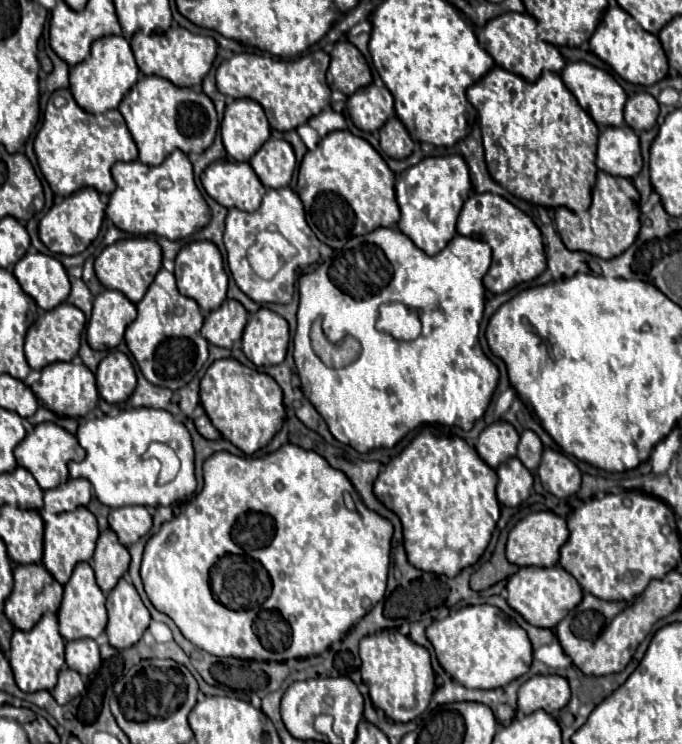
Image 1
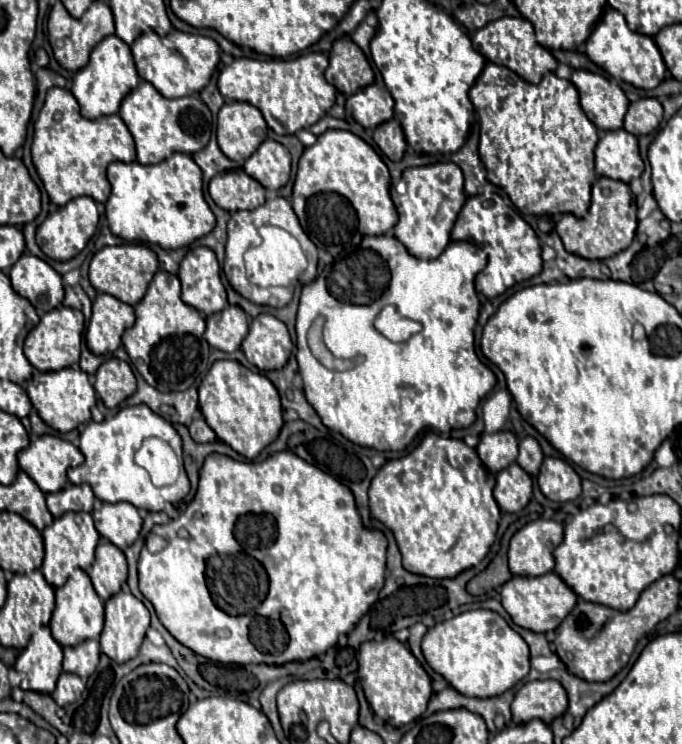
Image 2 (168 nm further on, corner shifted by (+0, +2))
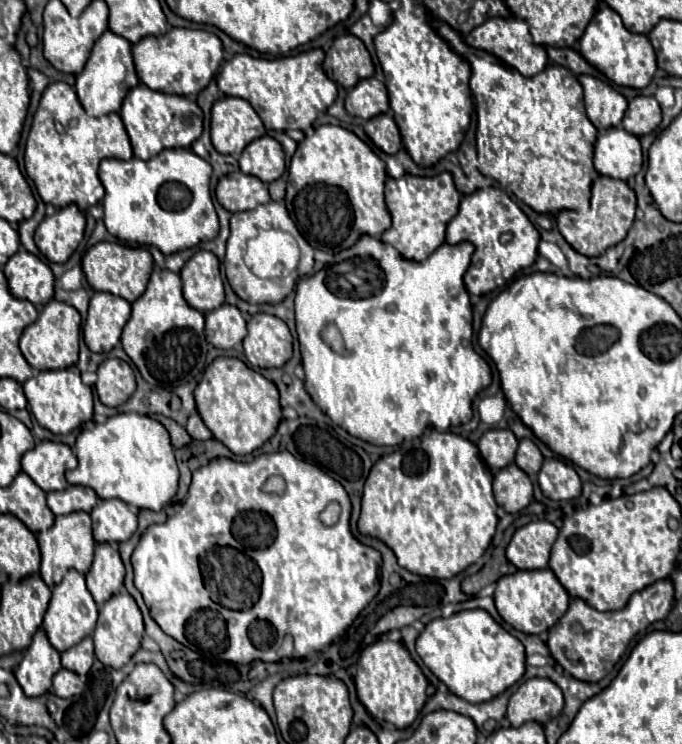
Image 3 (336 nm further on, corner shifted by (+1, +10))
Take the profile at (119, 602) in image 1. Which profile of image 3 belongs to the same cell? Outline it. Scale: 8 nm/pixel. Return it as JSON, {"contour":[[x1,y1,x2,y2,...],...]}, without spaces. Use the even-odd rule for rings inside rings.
{"contour":[[121,592,113,596,113,600,107,600,99,612,99,620,93,634,97,660,111,668,123,668,131,660,131,656,139,650,141,638,143,638,143,618,135,600,127,592]]}

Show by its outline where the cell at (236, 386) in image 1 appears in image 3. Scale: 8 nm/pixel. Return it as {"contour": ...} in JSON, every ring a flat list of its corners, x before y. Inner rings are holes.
{"contour":[[215,358,207,366,203,380,195,388,195,402,213,438,223,442,237,456,261,448,277,432,281,422,279,392,275,384,237,358]]}

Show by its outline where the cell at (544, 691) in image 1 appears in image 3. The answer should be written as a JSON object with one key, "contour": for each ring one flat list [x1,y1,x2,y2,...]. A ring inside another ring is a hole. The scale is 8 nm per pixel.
{"contour":[[531,678,519,686,519,690,509,698,507,720,513,728,533,720,547,724,563,710,561,688,549,678]]}

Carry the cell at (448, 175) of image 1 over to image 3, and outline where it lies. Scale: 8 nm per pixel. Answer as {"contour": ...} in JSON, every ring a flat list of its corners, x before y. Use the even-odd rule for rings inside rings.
{"contour":[[443,172,435,178,417,178,405,174,403,178,387,178,385,182,385,204,391,214,391,228,381,236,381,242,395,248,401,258,421,262,435,248,445,242,445,228,449,220,459,210,459,192,455,190,453,178,449,172]]}

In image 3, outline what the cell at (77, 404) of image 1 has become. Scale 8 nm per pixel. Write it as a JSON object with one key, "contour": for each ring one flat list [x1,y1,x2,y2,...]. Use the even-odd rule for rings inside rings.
{"contour":[[39,370,23,384,31,414,53,434,69,434,93,418,93,390,73,370]]}

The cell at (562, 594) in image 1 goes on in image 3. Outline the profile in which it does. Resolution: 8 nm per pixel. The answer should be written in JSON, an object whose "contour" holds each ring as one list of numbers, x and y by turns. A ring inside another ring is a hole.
{"contour":[[517,570,515,574,507,574,497,580,495,594,493,594,495,606,499,616,513,626,515,630,521,630,525,634,543,634,547,632,569,608,569,594,553,574,553,570]]}

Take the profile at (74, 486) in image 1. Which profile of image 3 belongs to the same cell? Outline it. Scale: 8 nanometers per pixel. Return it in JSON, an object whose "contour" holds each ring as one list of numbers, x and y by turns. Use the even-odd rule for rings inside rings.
{"contour":[[67,486,61,492,47,494,47,506,53,514,71,514,71,512,91,512,97,504,97,494,85,486]]}

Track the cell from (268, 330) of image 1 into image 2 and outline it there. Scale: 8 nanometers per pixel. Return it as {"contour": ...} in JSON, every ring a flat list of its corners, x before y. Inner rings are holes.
{"contour":[[258,314,250,322,250,332,242,342,248,362,260,370,282,368,290,356,292,340,282,320,272,314]]}

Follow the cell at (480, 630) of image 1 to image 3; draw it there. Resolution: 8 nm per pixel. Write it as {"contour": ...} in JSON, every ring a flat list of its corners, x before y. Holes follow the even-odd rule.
{"contour":[[463,610,451,618,435,618,417,638,417,654,451,694,471,702,487,702,503,694,525,674,525,648,485,610]]}

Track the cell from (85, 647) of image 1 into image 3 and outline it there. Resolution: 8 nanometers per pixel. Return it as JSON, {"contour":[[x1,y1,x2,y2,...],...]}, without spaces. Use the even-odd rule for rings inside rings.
{"contour":[[83,638,79,644,75,644,73,648,65,650,61,654,61,664,65,668,69,668,71,672,77,672,79,676,85,676,91,670,93,660,95,660,95,654,93,654,91,638]]}

